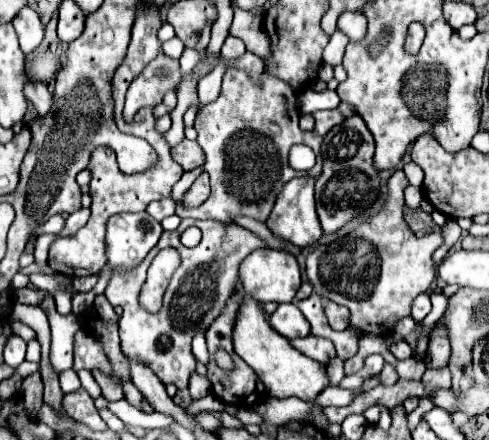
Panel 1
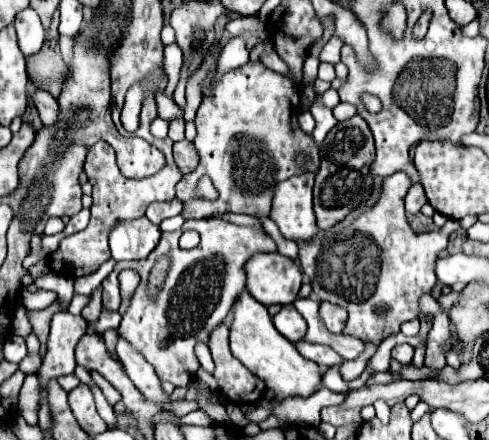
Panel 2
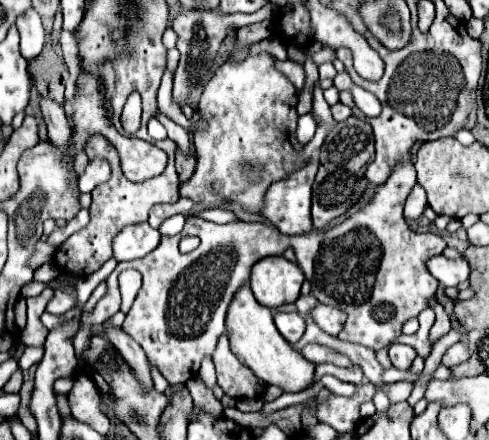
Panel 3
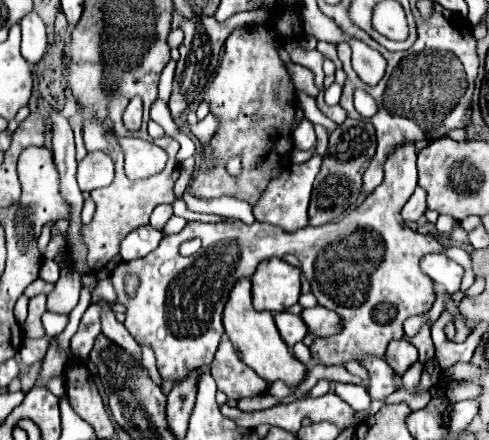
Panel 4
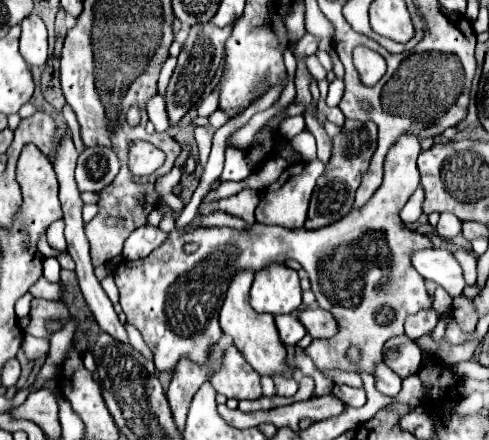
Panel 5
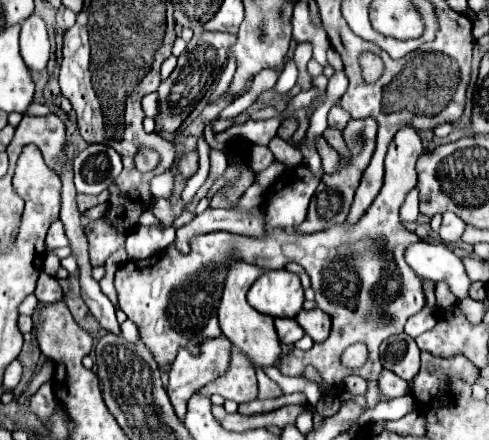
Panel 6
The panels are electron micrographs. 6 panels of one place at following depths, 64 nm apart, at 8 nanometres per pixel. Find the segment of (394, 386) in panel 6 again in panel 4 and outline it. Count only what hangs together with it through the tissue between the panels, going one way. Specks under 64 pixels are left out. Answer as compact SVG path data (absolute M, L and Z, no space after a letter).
M366 358L362 362L362 366L370 374L368 392L370 392L372 398L386 398L388 394L396 392L398 378L396 378L394 370L386 364L386 360L382 360L382 358Z

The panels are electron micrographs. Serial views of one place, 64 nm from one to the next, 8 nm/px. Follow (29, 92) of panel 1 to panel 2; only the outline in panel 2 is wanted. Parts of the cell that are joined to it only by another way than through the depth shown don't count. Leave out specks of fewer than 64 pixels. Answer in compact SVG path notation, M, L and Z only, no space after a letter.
M34 90L32 92L32 100L38 108L38 114L44 122L44 126L48 128L58 128L58 122L60 122L60 106L58 106L58 100L52 98L48 92L44 90Z

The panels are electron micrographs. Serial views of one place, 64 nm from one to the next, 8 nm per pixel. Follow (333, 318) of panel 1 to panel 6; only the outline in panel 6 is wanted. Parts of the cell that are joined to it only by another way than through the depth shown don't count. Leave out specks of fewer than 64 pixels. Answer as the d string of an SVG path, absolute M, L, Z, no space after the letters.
M320 308L314 310L302 310L296 316L296 322L304 328L304 332L314 340L314 342L324 342L330 334L330 316L322 312Z

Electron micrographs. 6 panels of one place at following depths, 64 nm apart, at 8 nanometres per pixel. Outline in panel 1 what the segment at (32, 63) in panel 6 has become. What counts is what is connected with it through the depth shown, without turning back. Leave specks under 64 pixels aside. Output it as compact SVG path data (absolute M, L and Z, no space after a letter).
M24 6L24 8L16 14L16 18L12 20L12 24L14 24L16 34L18 34L18 38L20 38L20 48L22 48L22 52L24 52L24 54L34 52L34 50L40 46L42 38L44 38L44 26L42 26L38 14L36 14L32 8Z

